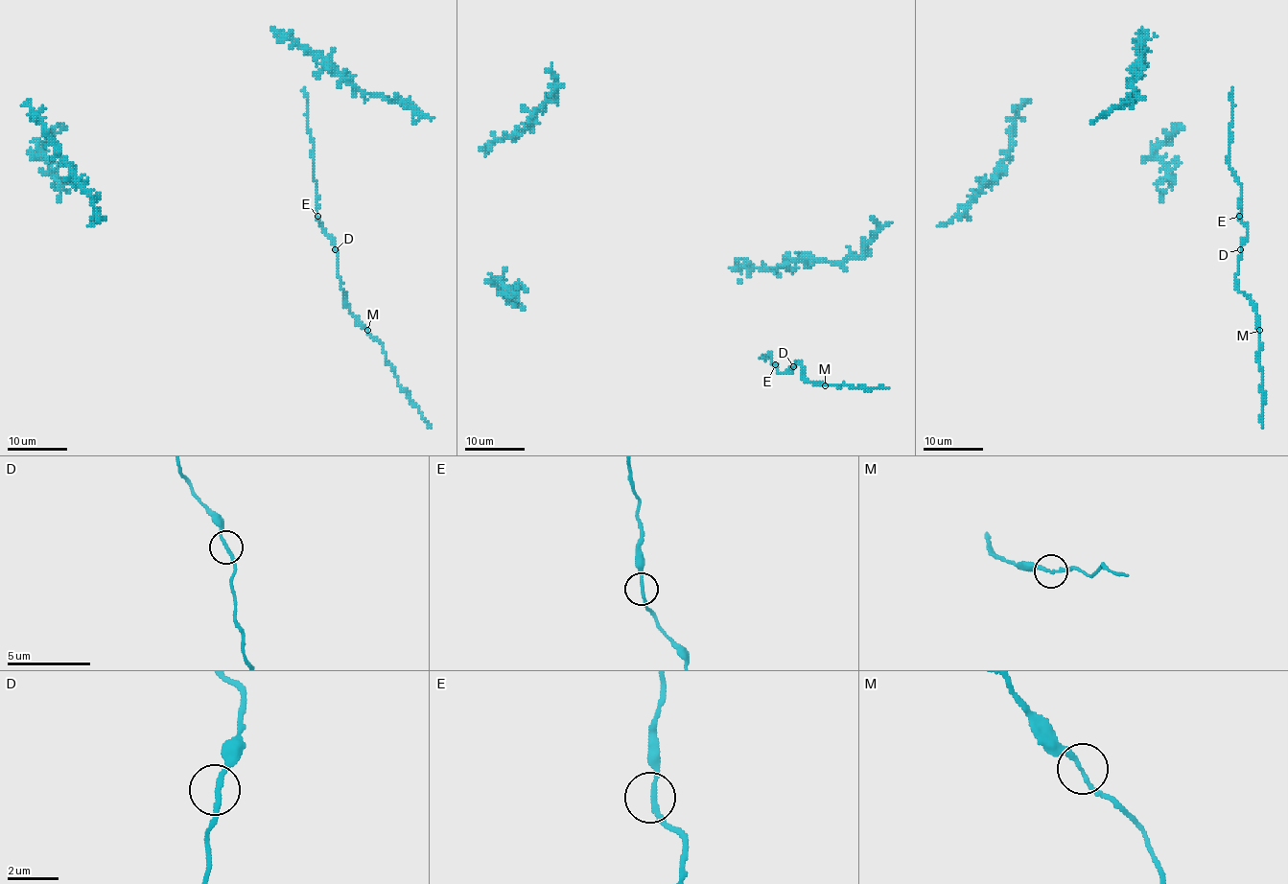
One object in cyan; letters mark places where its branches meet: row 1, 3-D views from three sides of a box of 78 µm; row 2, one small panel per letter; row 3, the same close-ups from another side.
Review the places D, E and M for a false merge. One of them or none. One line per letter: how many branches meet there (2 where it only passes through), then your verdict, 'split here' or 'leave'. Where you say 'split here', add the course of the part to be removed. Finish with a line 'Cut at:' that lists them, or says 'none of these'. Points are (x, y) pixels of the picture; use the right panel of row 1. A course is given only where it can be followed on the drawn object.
D: branches 2; leave
E: branches 2; leave
M: branches 2; leave
Cut at: none of these

